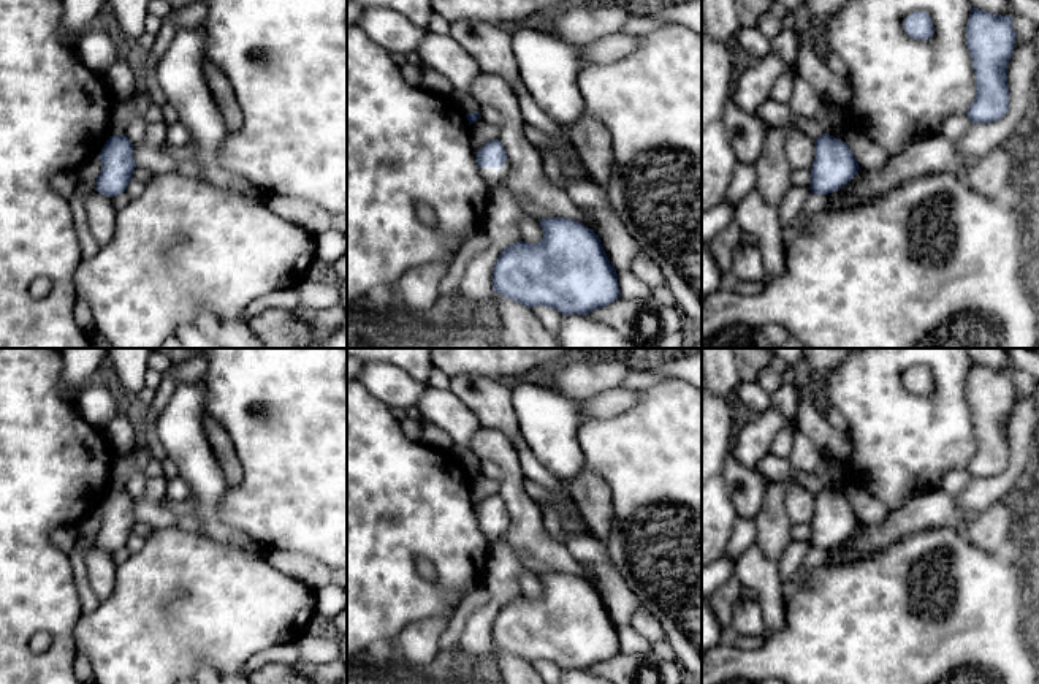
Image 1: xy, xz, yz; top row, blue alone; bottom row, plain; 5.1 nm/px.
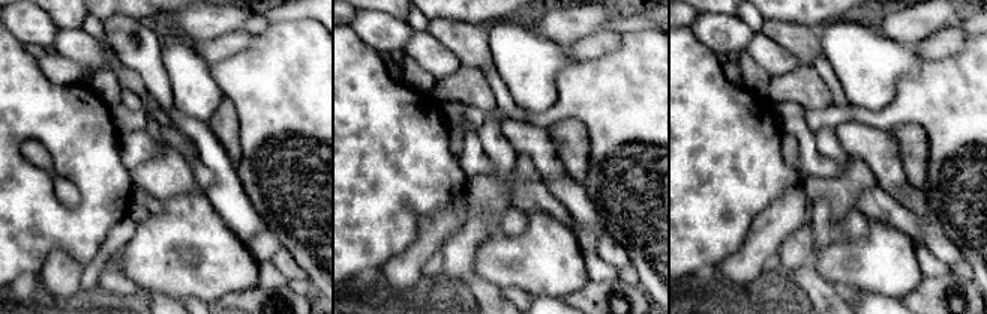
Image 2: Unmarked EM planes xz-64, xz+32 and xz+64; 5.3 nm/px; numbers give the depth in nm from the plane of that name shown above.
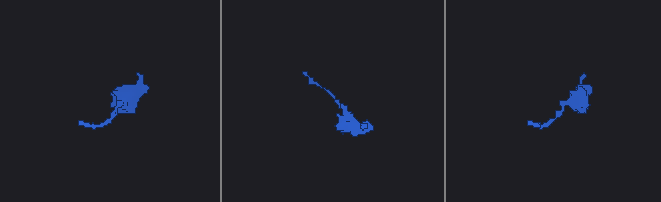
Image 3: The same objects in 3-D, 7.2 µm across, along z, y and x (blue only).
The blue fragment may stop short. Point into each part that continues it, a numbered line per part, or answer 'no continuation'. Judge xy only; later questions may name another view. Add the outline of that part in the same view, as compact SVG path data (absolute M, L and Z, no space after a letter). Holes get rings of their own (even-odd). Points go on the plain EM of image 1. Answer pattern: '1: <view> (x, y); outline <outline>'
no continuation

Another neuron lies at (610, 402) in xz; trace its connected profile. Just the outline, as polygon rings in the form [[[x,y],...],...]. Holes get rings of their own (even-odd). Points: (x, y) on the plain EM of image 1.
[[[607,390],[591,399],[580,401],[583,415],[589,418],[608,418],[621,415],[640,401],[638,390]]]

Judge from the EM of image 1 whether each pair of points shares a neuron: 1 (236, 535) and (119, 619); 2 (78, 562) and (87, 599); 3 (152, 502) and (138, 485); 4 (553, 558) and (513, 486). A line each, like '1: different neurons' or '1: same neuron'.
1: different neurons
2: same neuron
3: different neurons
4: same neuron

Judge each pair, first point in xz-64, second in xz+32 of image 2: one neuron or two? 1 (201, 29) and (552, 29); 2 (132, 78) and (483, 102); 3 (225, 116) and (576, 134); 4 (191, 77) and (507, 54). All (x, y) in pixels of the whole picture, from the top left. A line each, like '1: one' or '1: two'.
1: one
2: one
3: one
4: one

